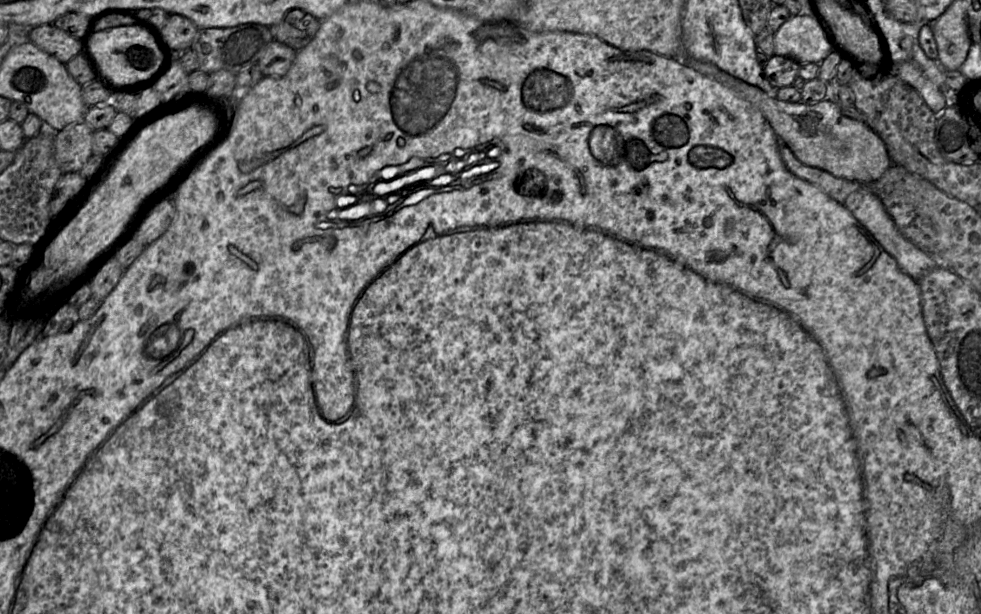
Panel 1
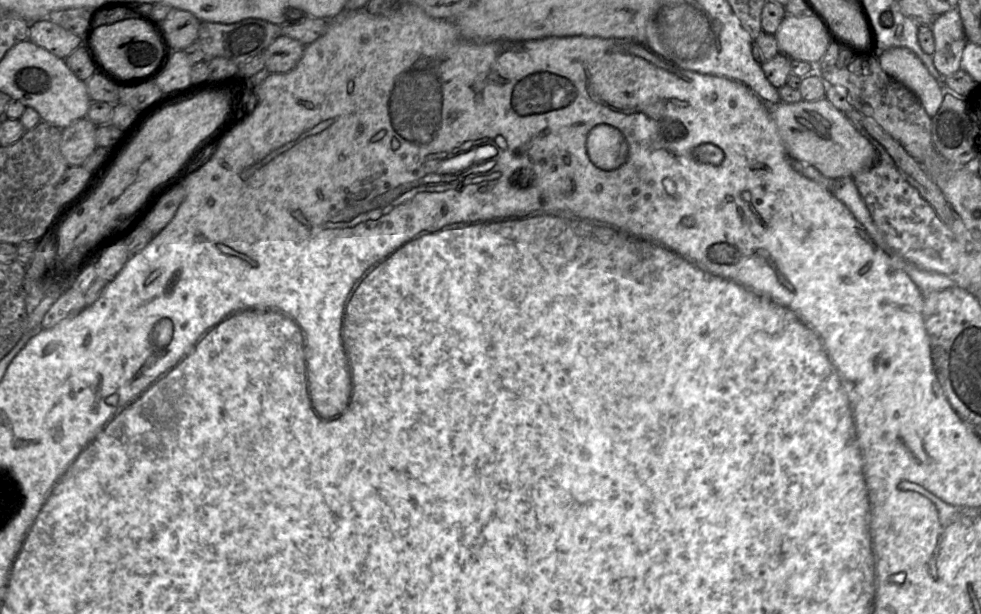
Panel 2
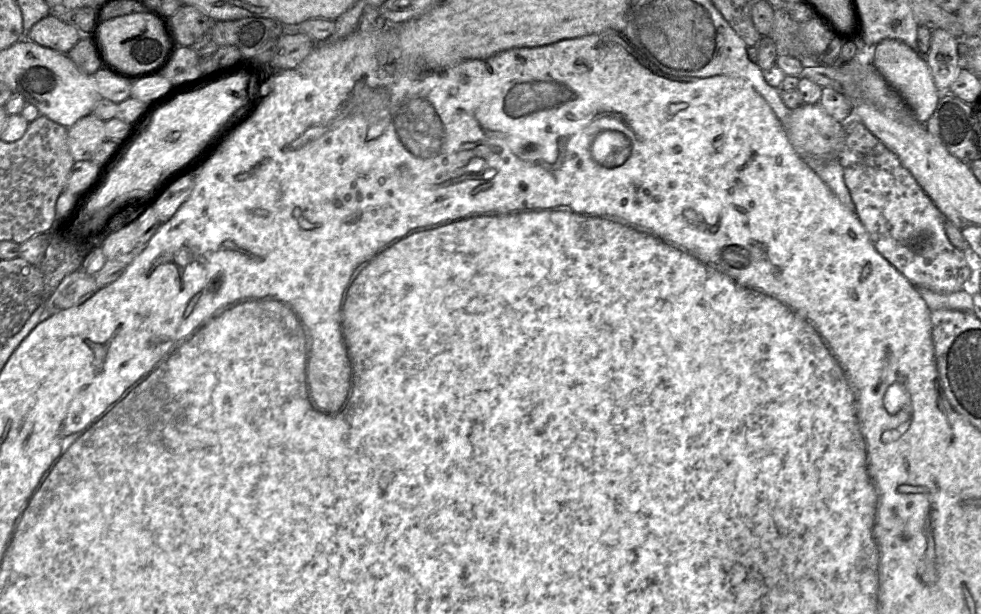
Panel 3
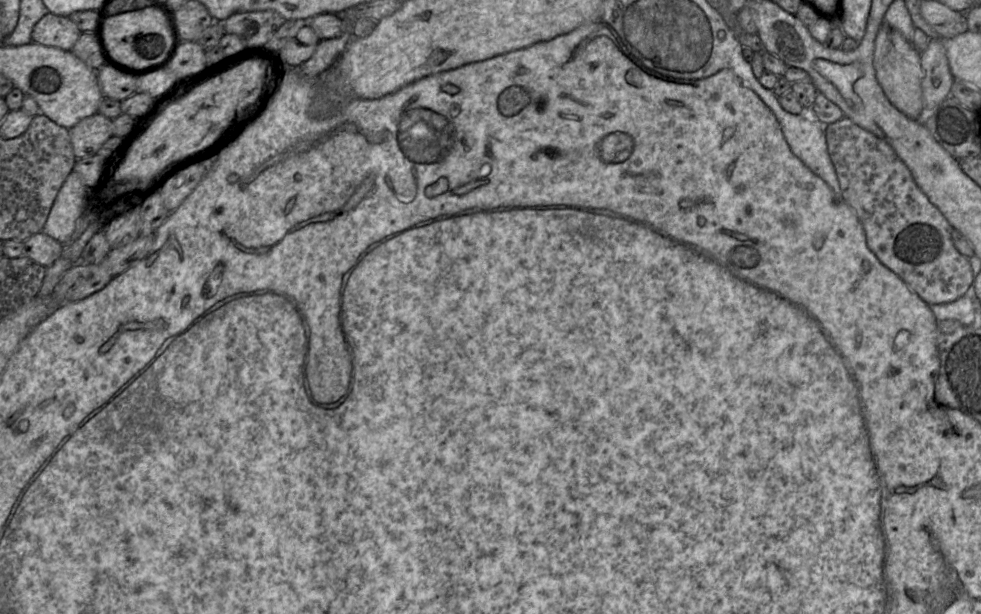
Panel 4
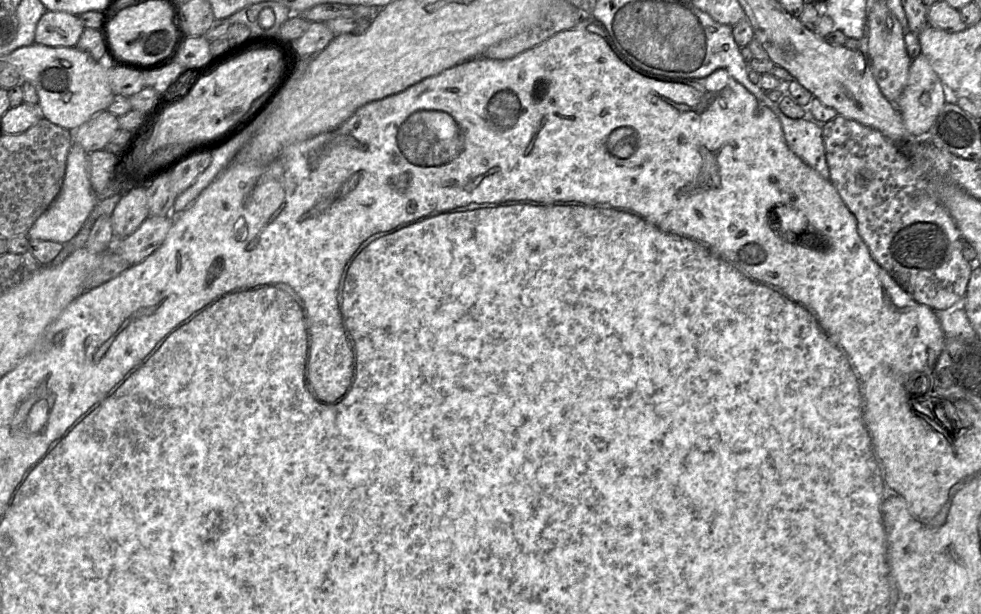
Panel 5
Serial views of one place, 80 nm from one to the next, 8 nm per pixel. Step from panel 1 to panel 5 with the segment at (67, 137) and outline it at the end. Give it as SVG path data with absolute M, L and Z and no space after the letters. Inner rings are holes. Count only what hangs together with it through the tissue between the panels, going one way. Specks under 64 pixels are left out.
M106 110L71 132L73 143L80 146L86 153L91 153L103 150L119 129L119 117Z

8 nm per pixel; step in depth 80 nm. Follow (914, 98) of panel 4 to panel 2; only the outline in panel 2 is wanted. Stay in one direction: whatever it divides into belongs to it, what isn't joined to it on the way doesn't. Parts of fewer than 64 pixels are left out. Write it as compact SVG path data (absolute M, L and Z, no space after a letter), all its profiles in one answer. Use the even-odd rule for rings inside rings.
M893 47L880 52L877 58L881 69L910 89L932 118L941 106L945 87L929 73L917 55L908 48Z

